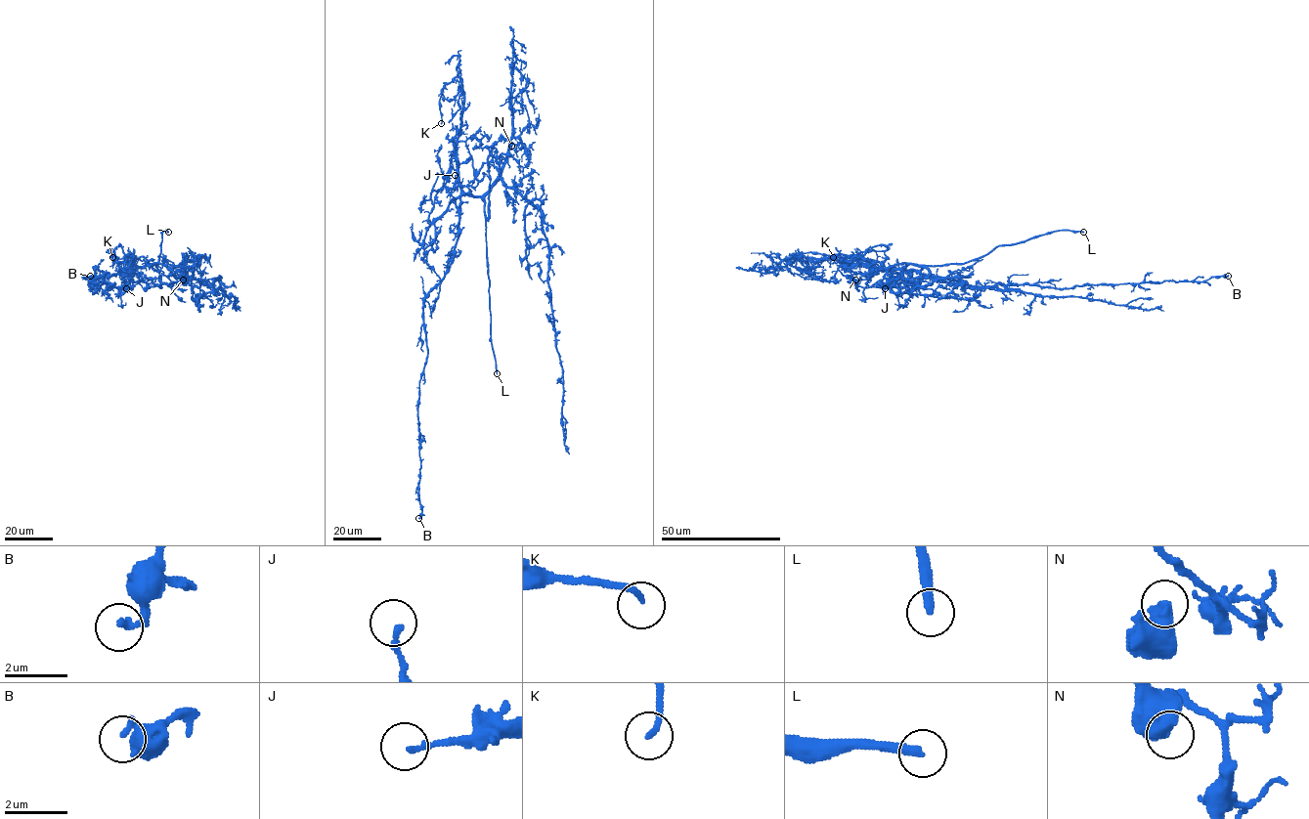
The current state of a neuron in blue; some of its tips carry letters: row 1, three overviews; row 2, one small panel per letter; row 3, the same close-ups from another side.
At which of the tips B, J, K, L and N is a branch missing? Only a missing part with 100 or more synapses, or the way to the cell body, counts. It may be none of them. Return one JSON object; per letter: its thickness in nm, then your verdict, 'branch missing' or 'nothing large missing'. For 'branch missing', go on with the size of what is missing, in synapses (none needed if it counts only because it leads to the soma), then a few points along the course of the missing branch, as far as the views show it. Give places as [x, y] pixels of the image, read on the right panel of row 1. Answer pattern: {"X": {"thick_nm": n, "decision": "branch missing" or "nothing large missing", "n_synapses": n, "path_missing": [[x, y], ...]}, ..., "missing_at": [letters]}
{"B": {"thick_nm": 200, "decision": "nothing large missing"}, "J": {"thick_nm": 200, "decision": "nothing large missing"}, "K": {"thick_nm": 160, "decision": "nothing large missing"}, "L": {"thick_nm": 320, "decision": "branch missing", "path_missing": [[1083, 232], [1123, 232], [1156, 238], [1200, 269], [1232, 279], [1242, 290], [1245, 309], [1253, 316]]}, "N": {"thick_nm": 600, "decision": "nothing large missing"}, "missing_at": ["L"]}

